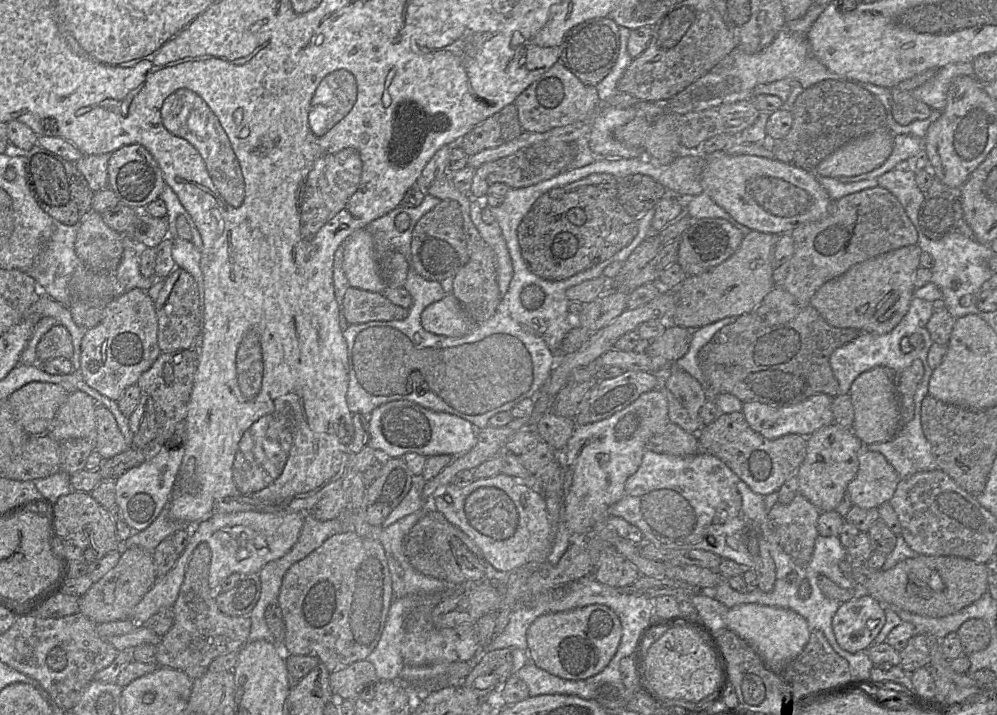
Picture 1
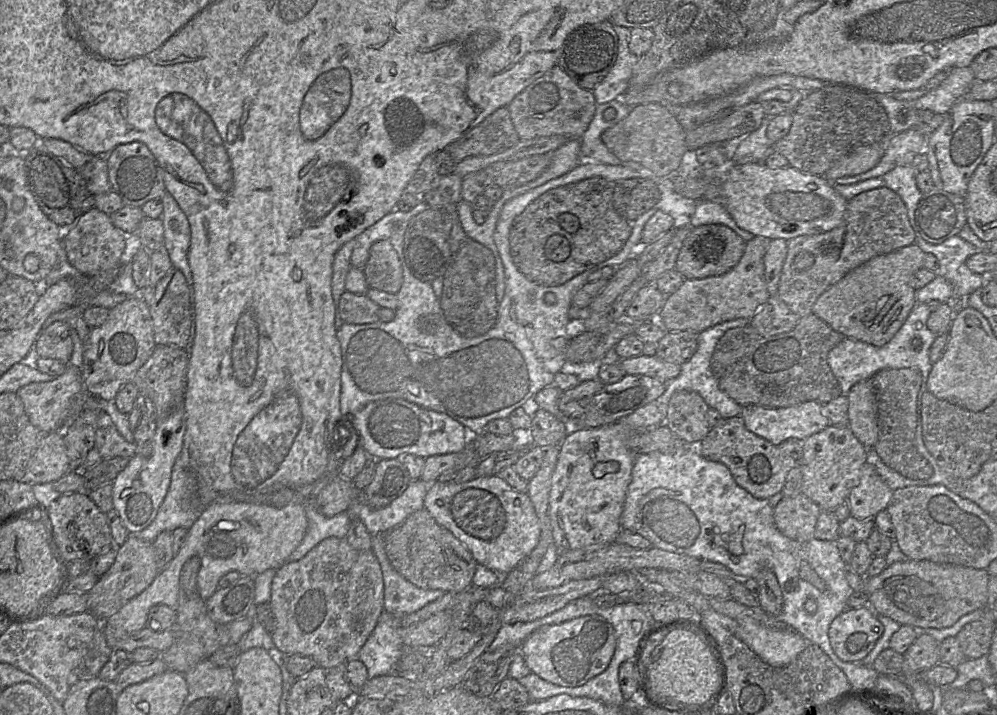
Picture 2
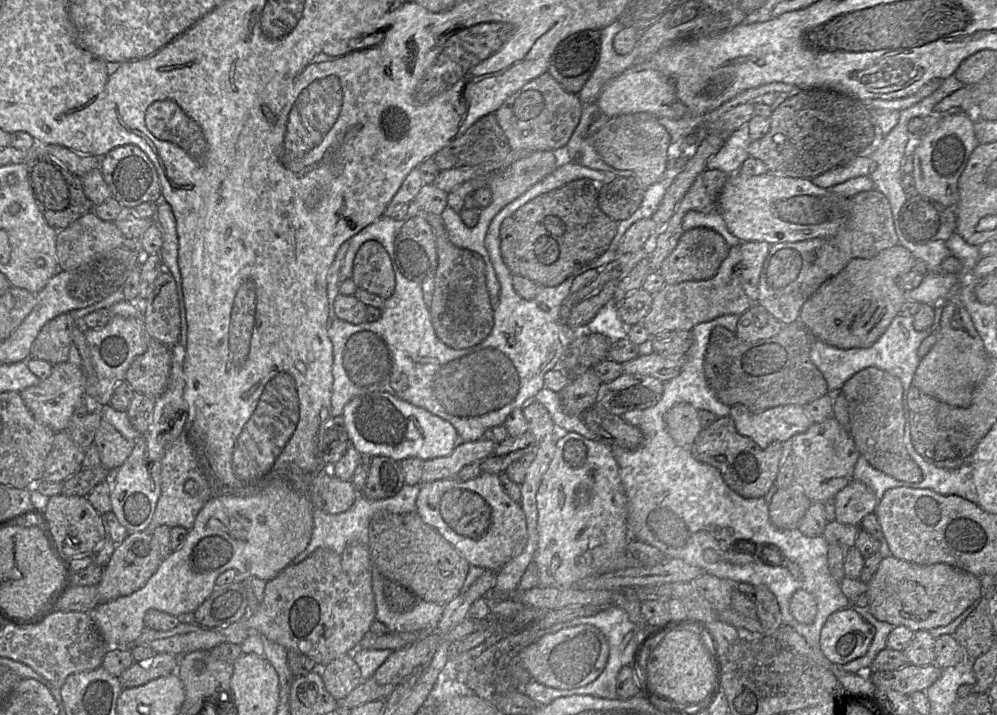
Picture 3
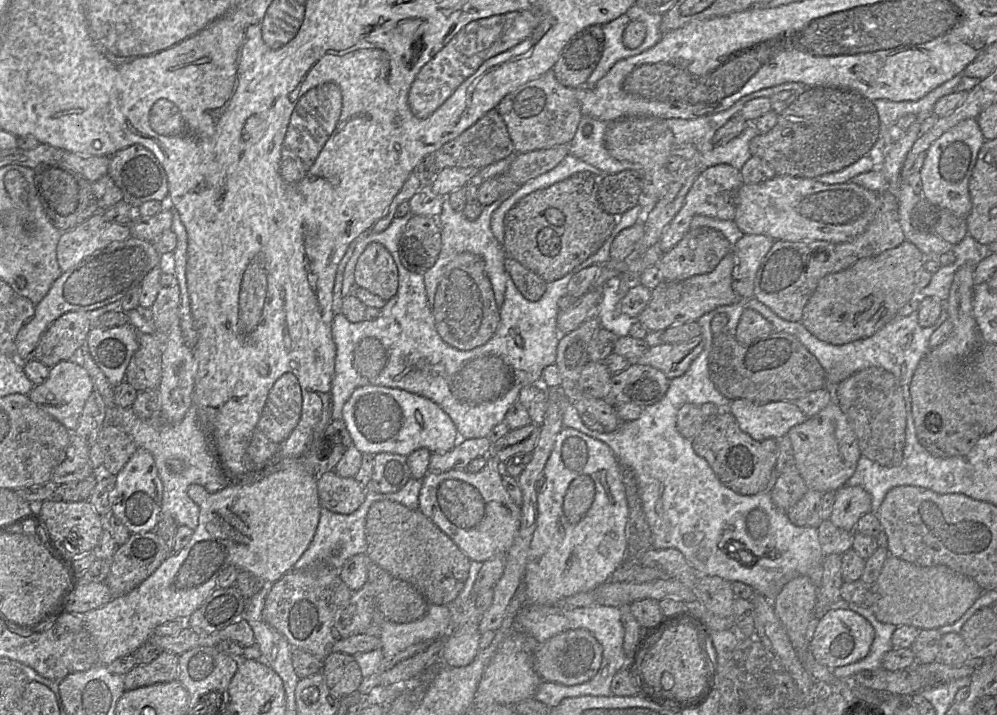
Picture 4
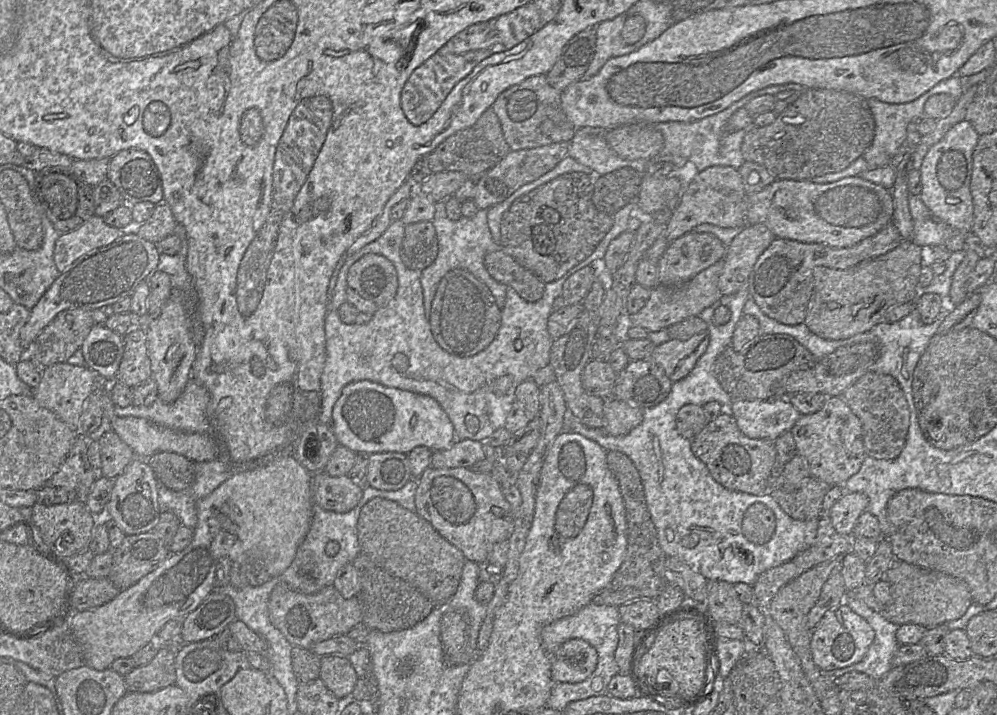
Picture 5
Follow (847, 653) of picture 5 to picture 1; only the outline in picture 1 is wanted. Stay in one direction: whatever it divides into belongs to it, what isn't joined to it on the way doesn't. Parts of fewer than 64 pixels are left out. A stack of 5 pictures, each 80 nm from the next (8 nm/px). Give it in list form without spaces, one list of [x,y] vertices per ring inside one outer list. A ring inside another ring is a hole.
[[[869,594],[841,603],[832,617],[835,639],[850,653],[867,653],[884,623],[884,605]]]

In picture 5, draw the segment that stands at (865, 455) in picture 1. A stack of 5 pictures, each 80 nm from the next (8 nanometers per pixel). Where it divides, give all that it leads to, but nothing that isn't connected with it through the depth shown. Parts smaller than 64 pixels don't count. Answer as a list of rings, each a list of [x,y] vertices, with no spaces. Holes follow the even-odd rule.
[[[844,491],[828,514],[835,531],[841,535],[852,536],[855,524],[859,516],[867,510],[868,503],[868,497],[865,494]]]

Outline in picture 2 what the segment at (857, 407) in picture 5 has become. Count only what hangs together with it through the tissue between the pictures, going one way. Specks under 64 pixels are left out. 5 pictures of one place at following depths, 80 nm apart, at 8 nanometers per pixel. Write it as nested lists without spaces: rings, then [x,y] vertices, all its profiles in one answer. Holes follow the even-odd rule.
[[[918,368],[880,370],[871,377],[878,404],[878,439],[872,449],[892,470],[912,480],[927,480],[932,467],[916,450],[914,437],[919,413],[918,392],[921,373]]]

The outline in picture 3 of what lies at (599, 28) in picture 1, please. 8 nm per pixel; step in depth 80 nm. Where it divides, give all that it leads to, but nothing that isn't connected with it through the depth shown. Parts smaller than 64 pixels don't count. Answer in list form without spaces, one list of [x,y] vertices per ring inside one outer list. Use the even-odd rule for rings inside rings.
[[[586,28],[567,37],[552,58],[548,73],[566,91],[578,94],[601,56],[602,30]]]

